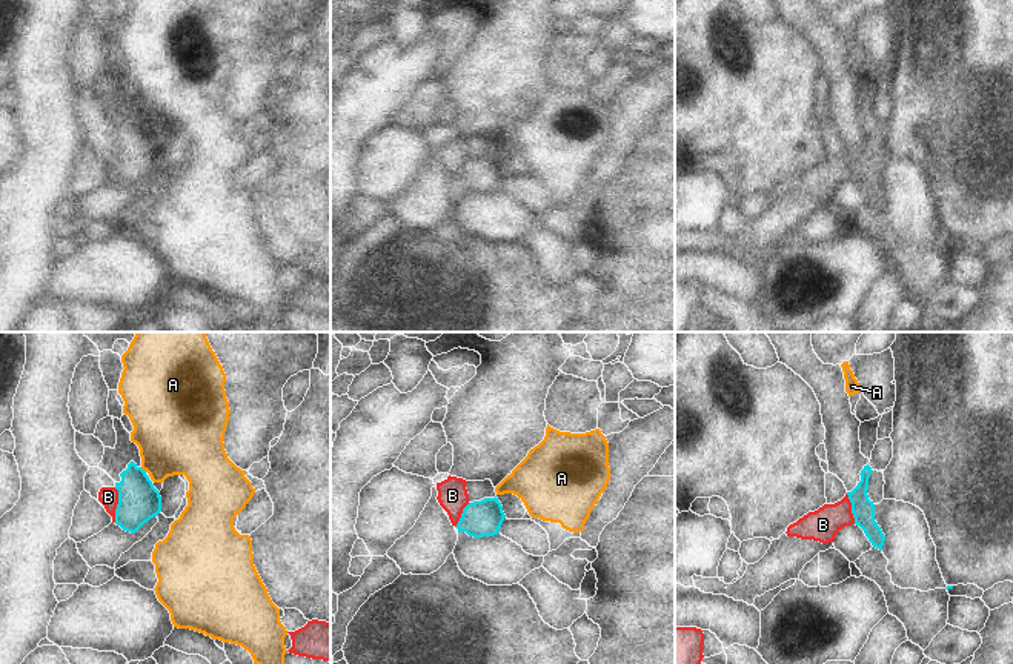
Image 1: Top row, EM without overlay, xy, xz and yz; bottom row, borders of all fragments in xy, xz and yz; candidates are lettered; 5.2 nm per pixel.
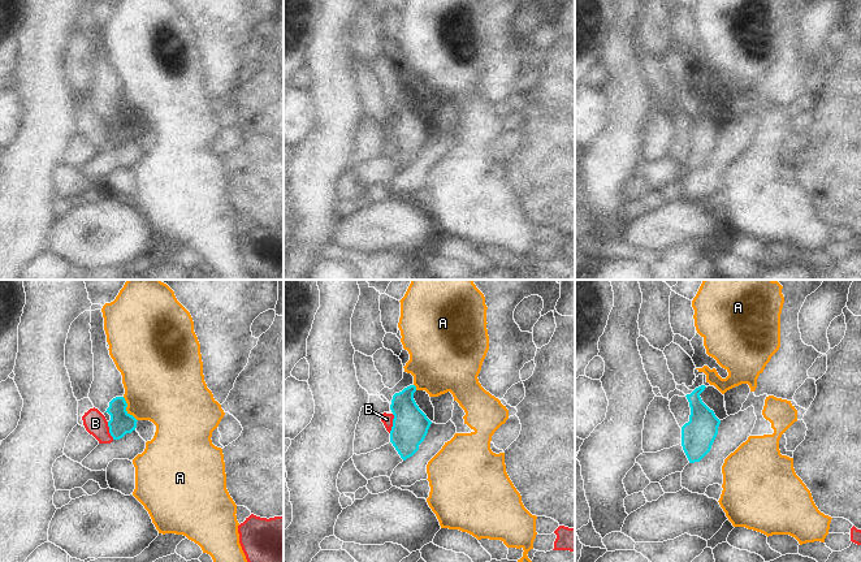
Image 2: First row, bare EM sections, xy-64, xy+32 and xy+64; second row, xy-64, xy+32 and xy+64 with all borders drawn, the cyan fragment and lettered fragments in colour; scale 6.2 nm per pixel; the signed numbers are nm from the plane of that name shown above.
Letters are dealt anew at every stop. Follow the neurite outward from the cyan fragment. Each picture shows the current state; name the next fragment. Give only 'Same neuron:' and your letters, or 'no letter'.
Same neuron: no letter

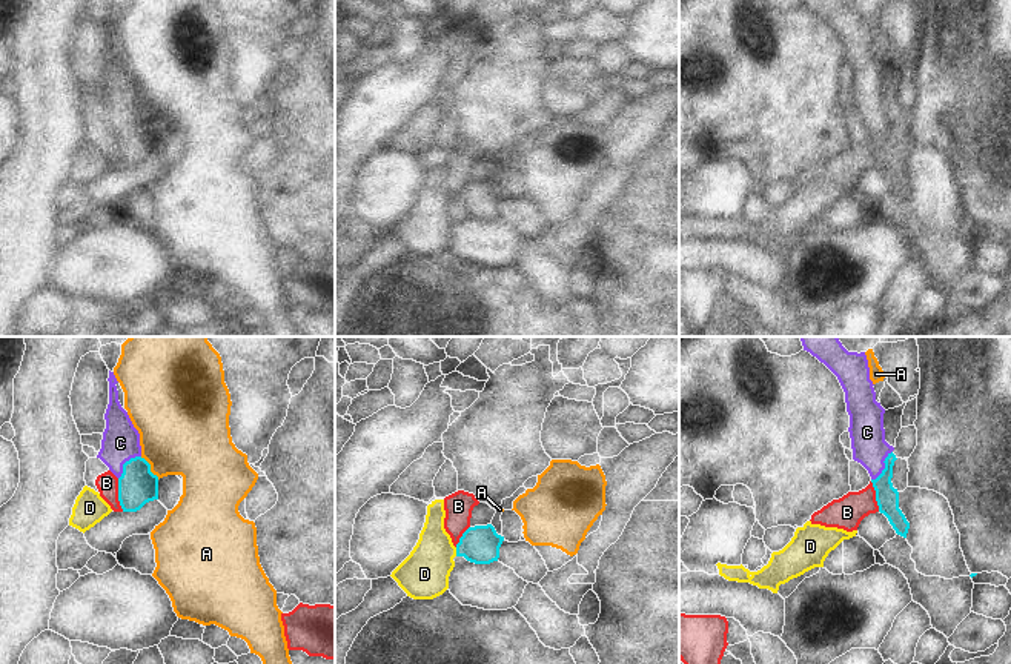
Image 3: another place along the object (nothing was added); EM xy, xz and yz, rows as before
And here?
Same neuron: C

